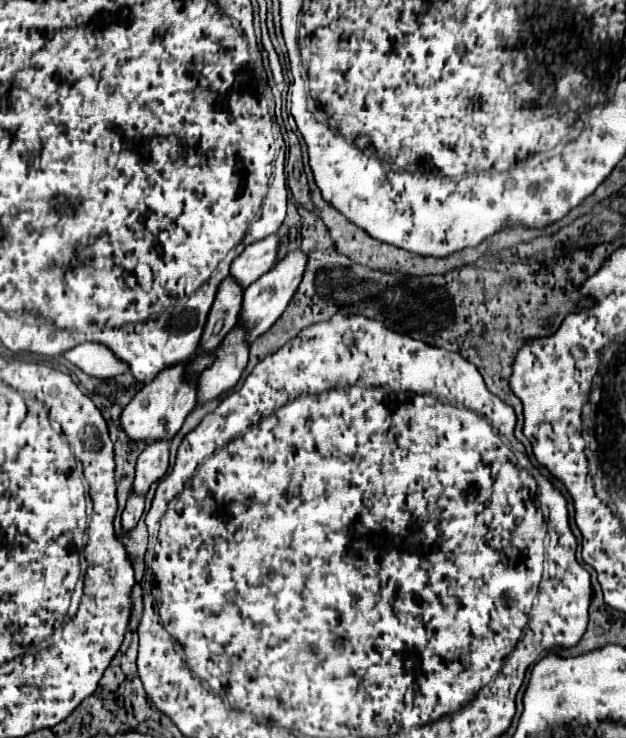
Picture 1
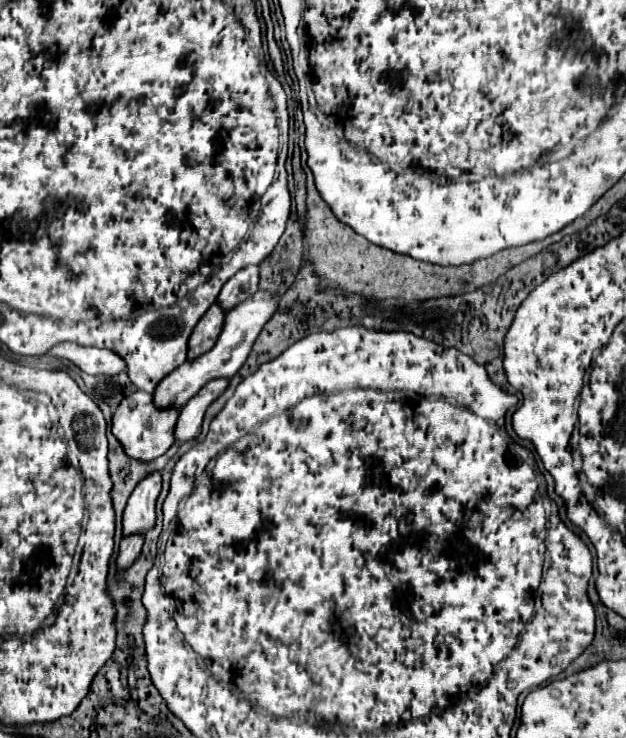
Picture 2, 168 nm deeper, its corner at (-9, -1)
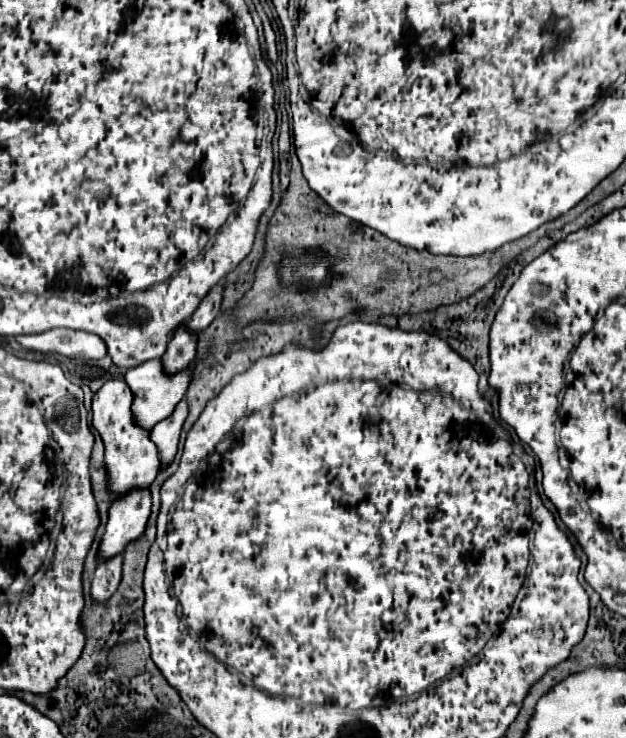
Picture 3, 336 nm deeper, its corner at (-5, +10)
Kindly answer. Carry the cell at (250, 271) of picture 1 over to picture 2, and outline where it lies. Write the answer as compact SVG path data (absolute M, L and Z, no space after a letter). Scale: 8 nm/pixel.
M252 265L252 267L244 267L244 271L238 271L220 291L218 303L224 309L232 309L238 303L242 303L244 299L248 299L250 295L254 295L258 291L258 283L260 283L260 265Z

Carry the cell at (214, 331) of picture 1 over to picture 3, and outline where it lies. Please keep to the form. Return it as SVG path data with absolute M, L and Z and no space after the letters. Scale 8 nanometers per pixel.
M178 328L168 344L168 350L162 356L162 366L168 376L184 372L196 356L196 334L188 334L184 328Z

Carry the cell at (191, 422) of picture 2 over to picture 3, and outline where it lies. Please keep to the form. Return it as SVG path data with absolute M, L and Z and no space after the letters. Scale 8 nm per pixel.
M182 400L182 402L176 404L174 412L168 418L164 418L162 422L158 422L150 430L152 442L156 444L156 448L160 452L160 470L166 470L172 464L174 456L176 456L182 424L184 424L186 416L188 416L188 404Z

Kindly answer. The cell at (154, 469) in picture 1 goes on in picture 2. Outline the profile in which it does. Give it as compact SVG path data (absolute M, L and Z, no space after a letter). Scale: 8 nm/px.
M158 471L146 475L136 485L124 509L124 535L146 533L148 529L154 527L156 521L154 507L160 495L160 487L162 487L162 475Z

